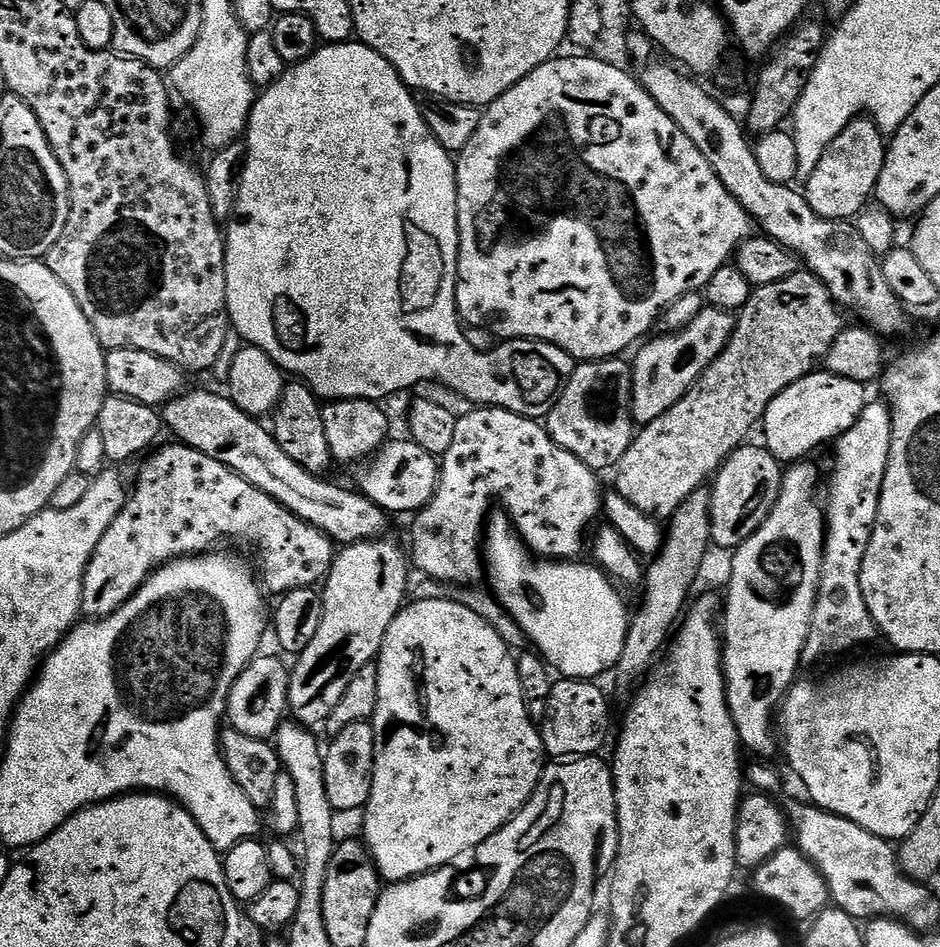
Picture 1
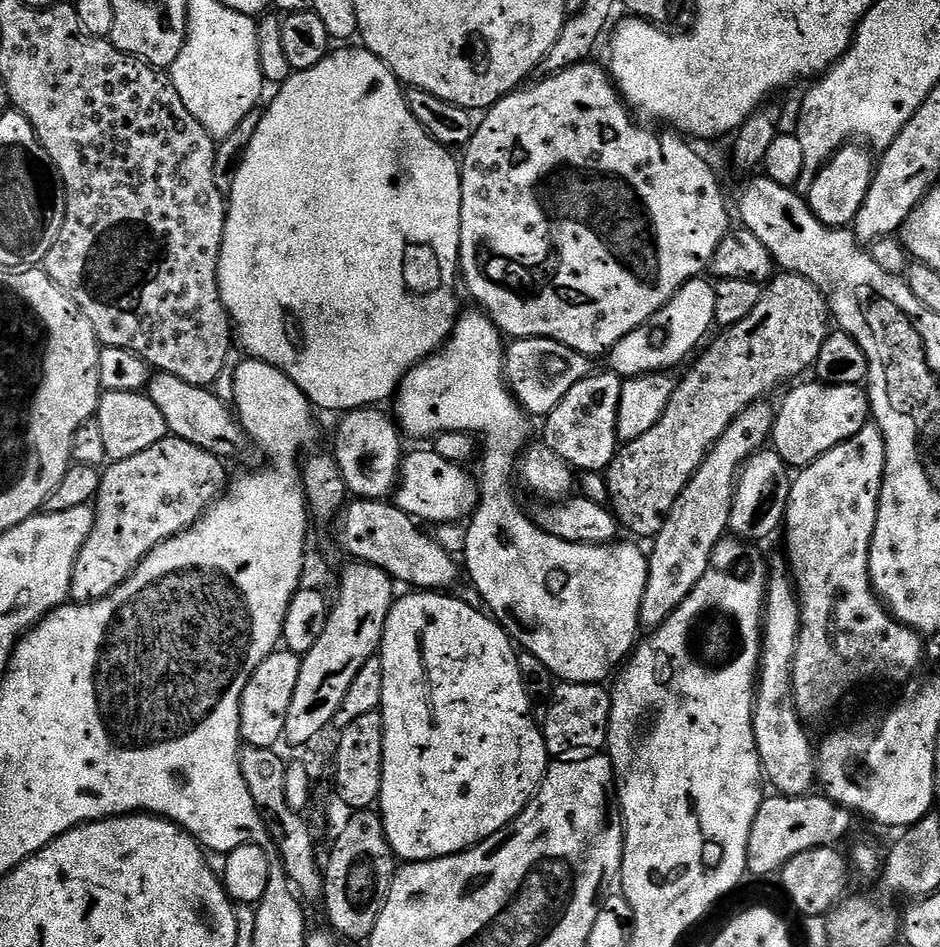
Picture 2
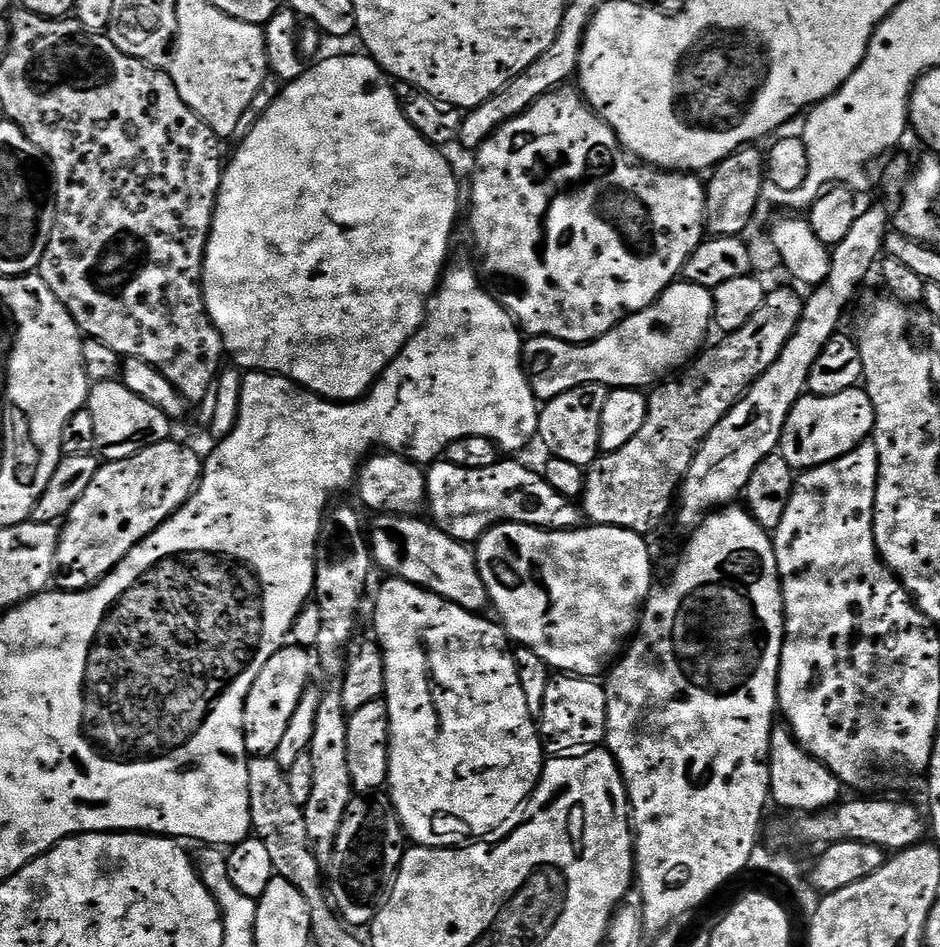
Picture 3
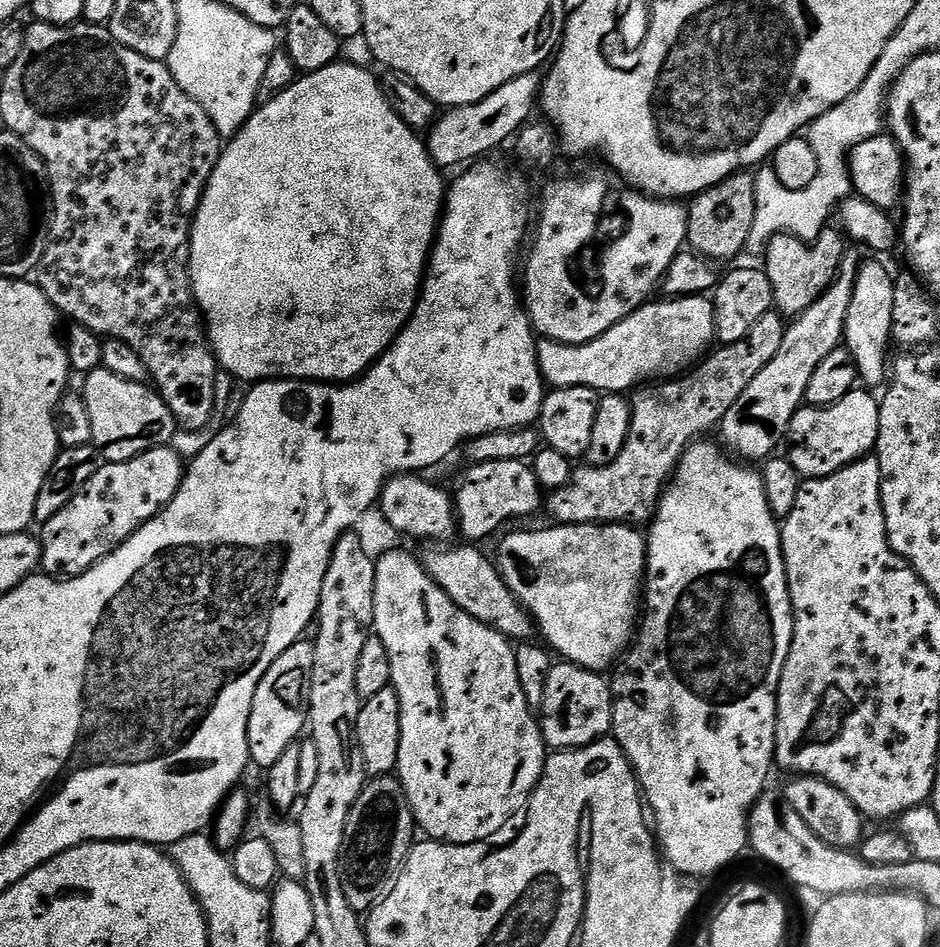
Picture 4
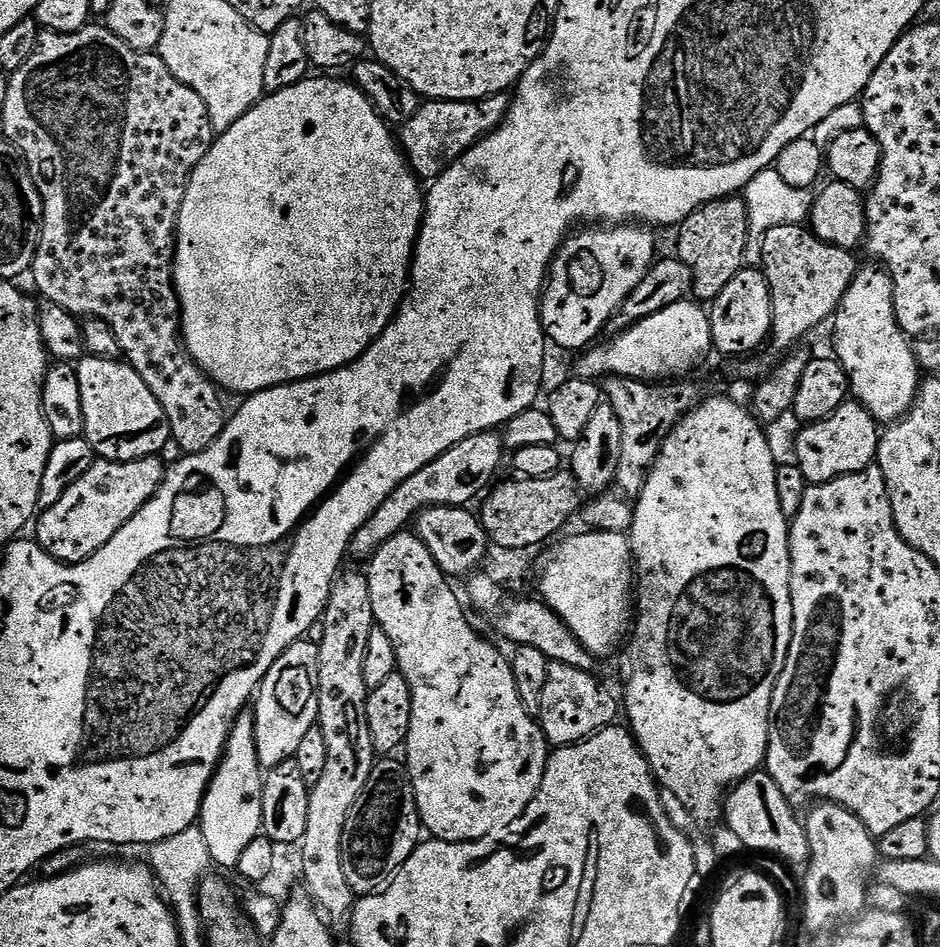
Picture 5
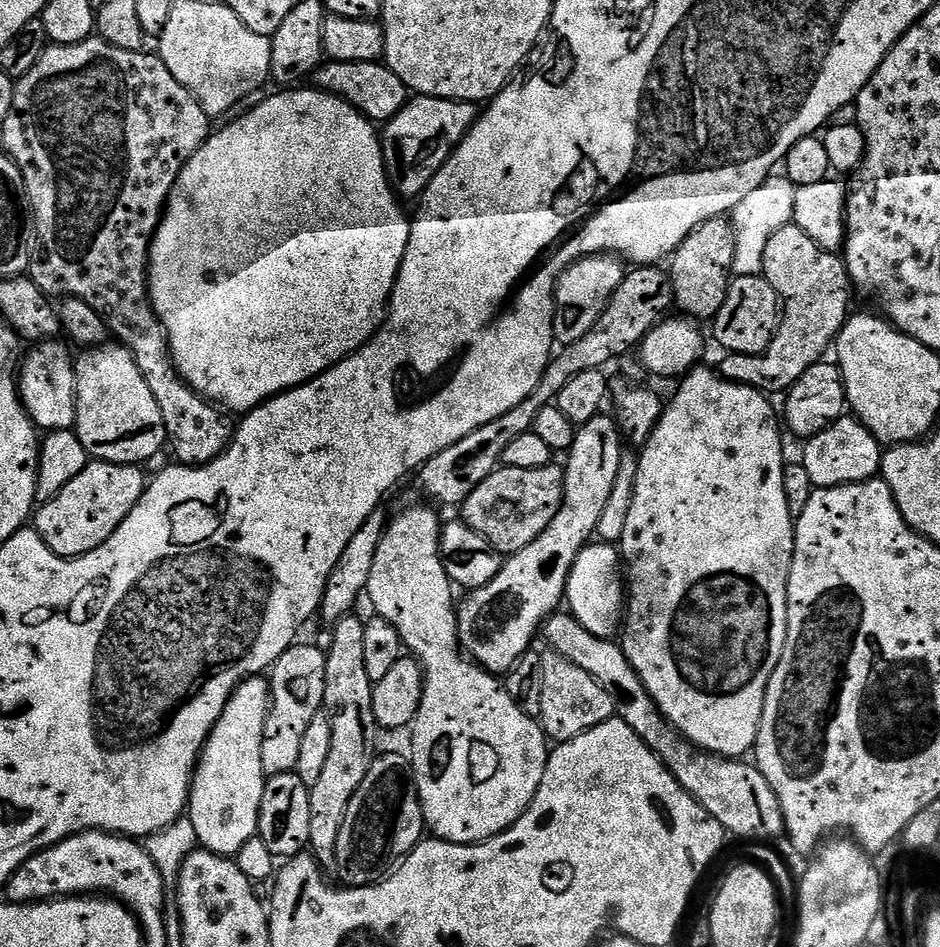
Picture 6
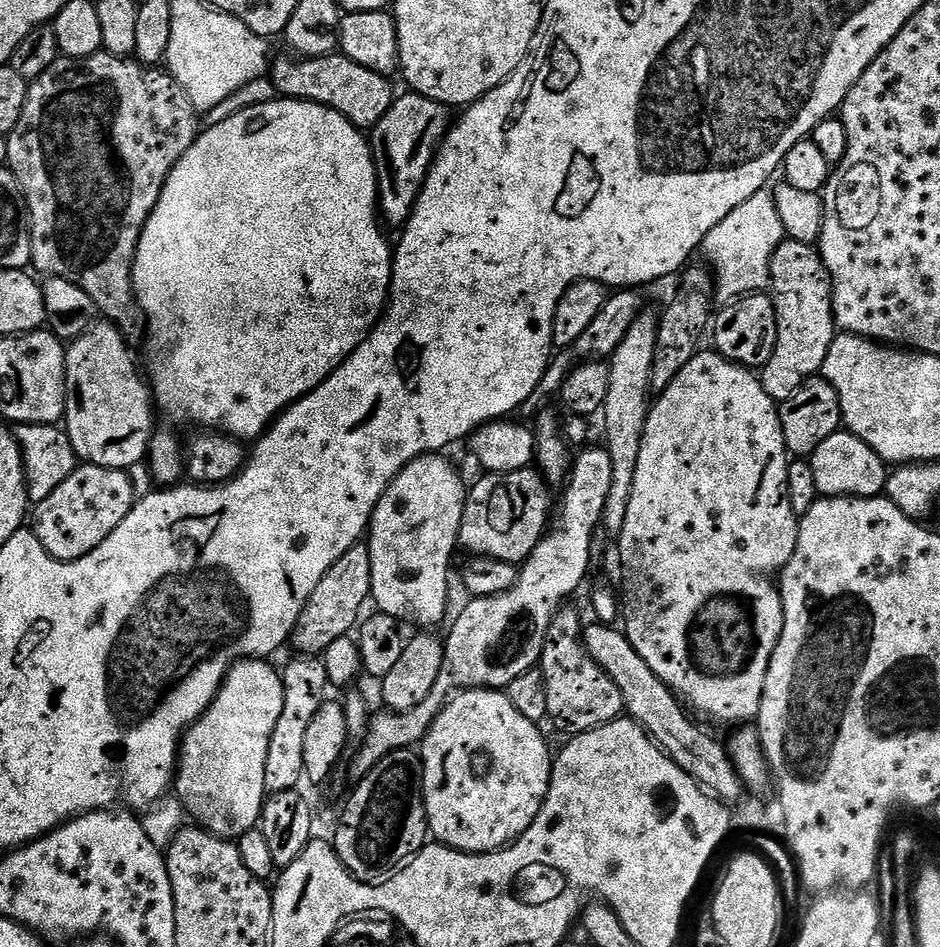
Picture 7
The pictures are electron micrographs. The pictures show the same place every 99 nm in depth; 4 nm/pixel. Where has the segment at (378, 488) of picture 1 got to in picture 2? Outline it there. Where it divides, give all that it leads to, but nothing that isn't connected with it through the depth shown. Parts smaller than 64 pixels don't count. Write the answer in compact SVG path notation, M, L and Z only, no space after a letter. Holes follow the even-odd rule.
M412 452L403 457L400 479L396 482L394 503L407 516L428 524L452 524L455 520L467 521L480 504L480 488L470 473L461 465L442 458L437 452Z

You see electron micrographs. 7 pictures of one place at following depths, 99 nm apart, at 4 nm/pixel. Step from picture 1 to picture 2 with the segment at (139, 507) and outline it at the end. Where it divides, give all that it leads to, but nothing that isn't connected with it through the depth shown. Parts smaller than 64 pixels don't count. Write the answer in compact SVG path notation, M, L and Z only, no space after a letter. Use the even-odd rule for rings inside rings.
M171 434L154 442L150 450L134 454L134 458L113 460L103 469L100 485L96 491L94 511L96 517L84 545L78 550L74 562L70 596L77 604L93 604L96 600L106 598L116 587L130 575L135 568L164 540L184 532L192 523L213 504L226 487L224 480L225 461L219 456L210 454L194 442L186 442Z

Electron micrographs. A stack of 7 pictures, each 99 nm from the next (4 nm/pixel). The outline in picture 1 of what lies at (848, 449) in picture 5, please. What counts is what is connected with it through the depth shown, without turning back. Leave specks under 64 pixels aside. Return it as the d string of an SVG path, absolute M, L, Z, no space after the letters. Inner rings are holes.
M817 370L804 376L798 382L786 386L782 394L770 402L762 421L764 428L763 447L781 465L791 466L803 461L815 448L823 444L831 445L840 439L854 422L858 422L858 414L870 403L869 389L858 382L850 382L850 378L838 378L826 370Z

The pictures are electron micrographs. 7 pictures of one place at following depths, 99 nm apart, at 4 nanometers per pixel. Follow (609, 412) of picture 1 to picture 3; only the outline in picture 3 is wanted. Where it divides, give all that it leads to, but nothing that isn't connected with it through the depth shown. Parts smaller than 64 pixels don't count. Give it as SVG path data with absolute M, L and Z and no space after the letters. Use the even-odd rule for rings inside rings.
M583 384L547 401L540 410L539 443L544 443L549 453L562 458L562 462L574 462L574 466L587 469L601 455L602 410L609 391L604 384Z

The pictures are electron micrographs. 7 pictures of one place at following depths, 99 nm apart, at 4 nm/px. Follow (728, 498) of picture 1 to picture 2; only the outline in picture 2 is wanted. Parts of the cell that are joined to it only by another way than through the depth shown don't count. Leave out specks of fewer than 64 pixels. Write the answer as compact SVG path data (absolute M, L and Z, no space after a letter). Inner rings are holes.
M761 450L752 455L736 478L736 493L732 499L728 523L731 535L745 542L757 542L774 535L776 528L778 532L784 523L792 482L789 465L776 451Z

